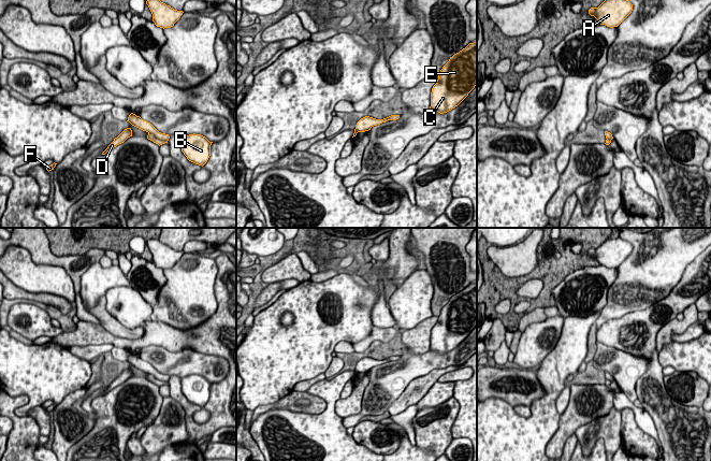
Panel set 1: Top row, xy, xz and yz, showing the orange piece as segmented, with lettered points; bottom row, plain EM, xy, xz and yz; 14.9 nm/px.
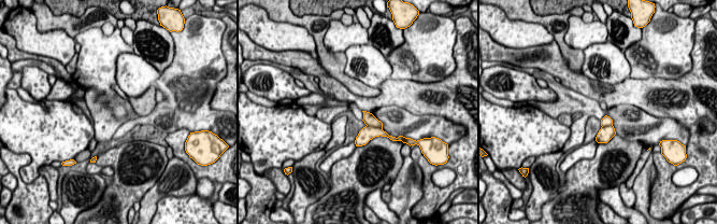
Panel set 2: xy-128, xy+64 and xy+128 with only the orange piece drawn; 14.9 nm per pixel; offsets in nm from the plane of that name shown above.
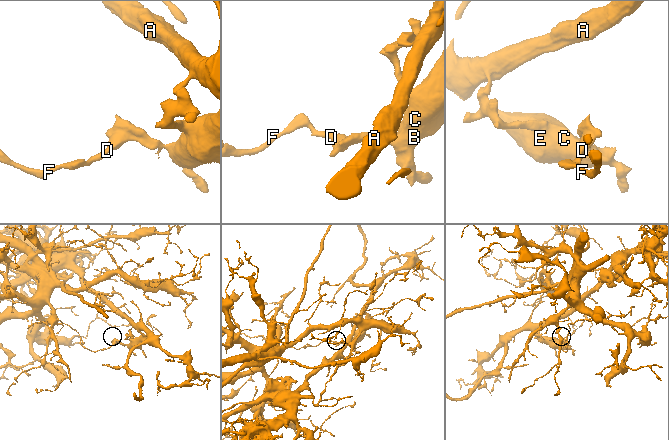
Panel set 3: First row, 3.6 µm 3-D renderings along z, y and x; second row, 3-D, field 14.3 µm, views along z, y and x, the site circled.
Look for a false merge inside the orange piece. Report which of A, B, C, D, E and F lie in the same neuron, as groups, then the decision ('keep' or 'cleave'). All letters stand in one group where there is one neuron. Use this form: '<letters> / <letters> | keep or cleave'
A B C E / D F | cleave

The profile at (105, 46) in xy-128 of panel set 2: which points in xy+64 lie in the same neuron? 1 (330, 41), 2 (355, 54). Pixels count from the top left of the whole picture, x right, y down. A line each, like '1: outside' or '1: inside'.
1: inside
2: outside

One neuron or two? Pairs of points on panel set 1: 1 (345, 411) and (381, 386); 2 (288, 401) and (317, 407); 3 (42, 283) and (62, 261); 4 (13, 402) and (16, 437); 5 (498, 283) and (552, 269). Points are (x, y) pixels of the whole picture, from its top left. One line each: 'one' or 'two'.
1: two
2: one
3: two
4: one
5: one

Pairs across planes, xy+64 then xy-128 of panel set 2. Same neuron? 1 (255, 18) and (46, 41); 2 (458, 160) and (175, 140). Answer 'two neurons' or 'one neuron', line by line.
1: one neuron
2: one neuron

